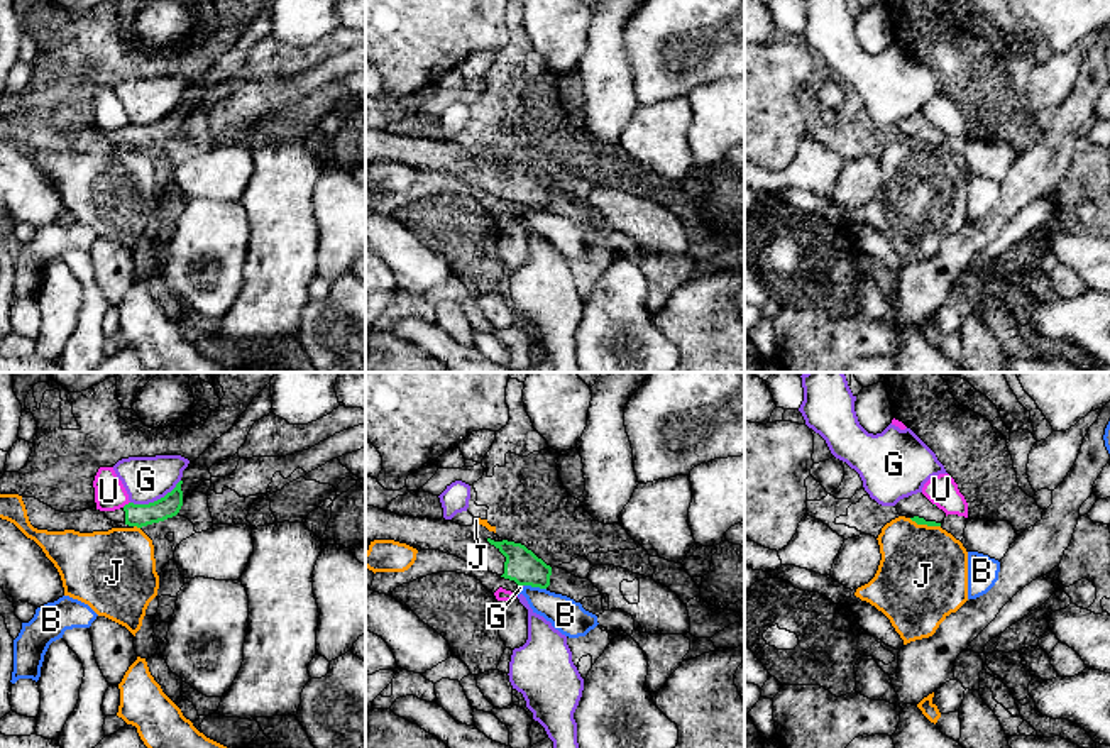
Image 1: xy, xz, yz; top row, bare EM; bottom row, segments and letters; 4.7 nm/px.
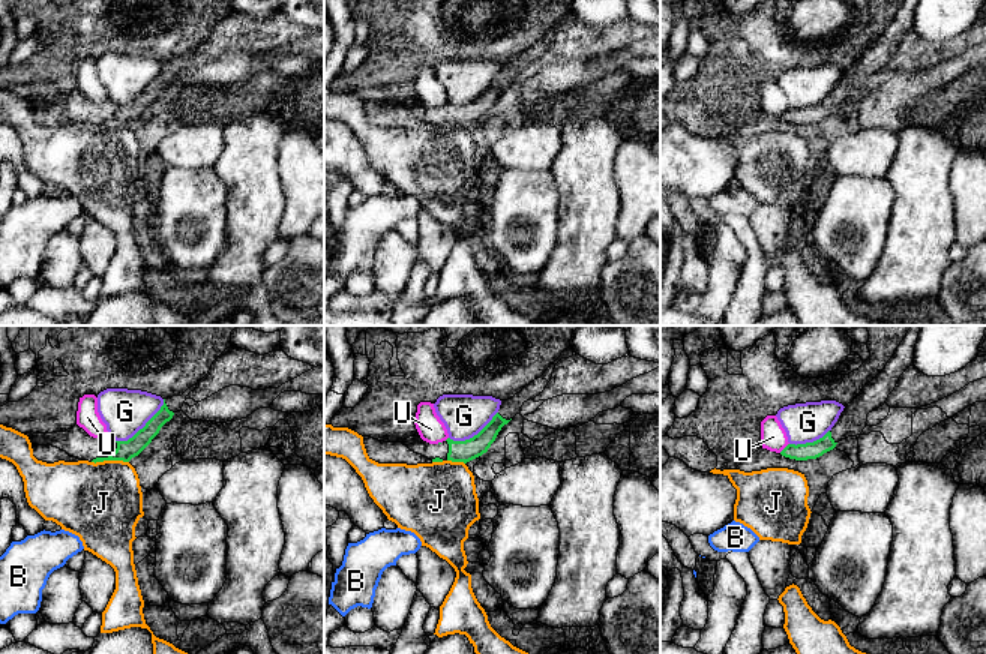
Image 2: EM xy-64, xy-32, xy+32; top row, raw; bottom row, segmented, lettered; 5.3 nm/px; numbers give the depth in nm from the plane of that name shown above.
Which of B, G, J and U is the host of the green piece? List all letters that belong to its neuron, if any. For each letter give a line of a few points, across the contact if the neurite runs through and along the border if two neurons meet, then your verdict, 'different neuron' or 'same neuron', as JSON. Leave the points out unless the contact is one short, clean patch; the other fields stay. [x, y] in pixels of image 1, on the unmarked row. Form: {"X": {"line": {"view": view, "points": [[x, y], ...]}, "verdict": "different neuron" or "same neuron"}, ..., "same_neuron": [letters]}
{"B": {"line": {"view": "xz", "points": [[525, 205], [545, 210]]}, "verdict": "different neuron"}, "G": {"verdict": "different neuron"}, "J": {"line": {"view": "yz", "points": [[909, 139], [917, 144], [939, 148]]}, "verdict": "different neuron"}, "U": {"line": {"view": "xy", "points": [[129, 122], [122, 127]]}, "verdict": "different neuron"}, "same_neuron": []}

